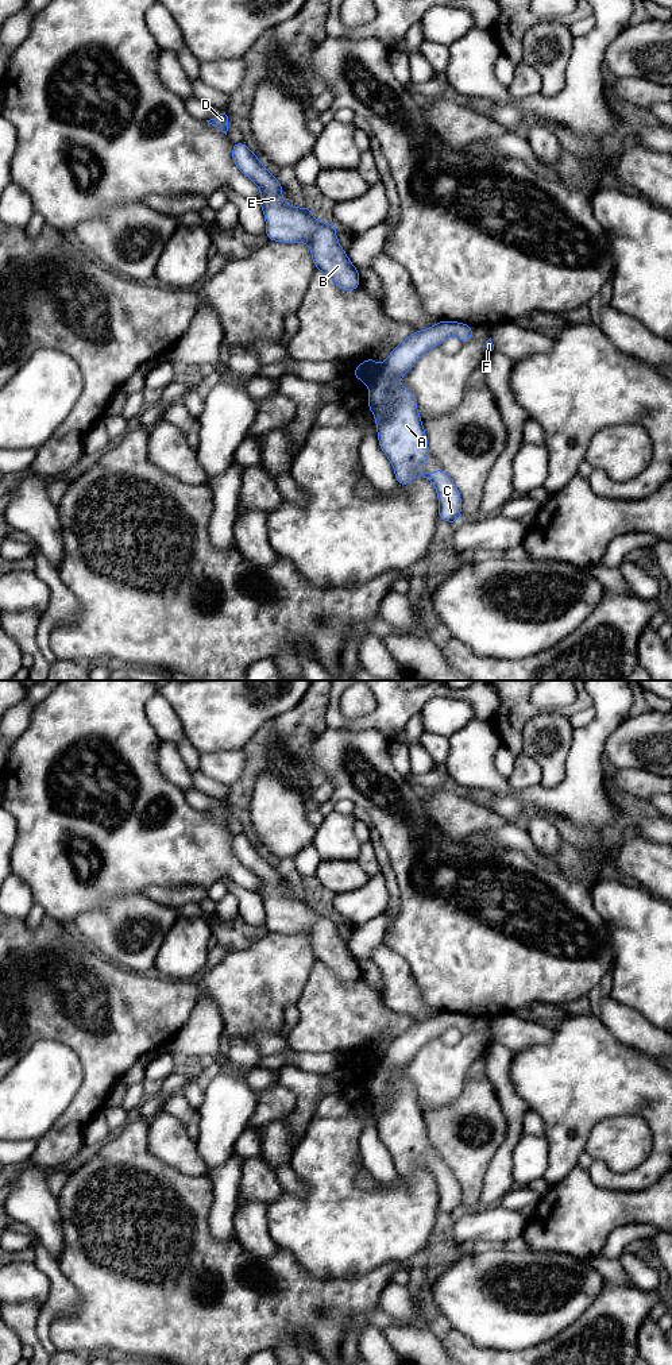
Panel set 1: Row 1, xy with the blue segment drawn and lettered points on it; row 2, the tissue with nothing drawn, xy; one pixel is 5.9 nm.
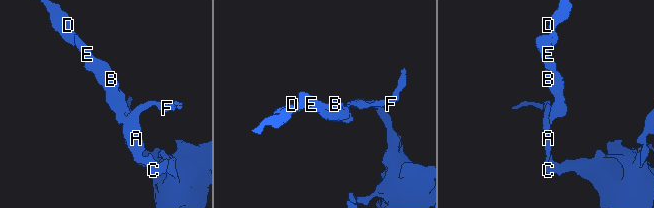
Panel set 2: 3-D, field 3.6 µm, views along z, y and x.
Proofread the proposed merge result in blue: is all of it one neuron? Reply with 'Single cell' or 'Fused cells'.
Fused cells

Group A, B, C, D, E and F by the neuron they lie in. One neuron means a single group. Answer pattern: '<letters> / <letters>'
A C F / B D E

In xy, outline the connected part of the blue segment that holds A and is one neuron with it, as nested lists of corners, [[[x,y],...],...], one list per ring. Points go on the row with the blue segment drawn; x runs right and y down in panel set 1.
[[[441,320],[428,329],[414,331],[402,343],[395,346],[387,359],[379,366],[378,374],[368,386],[367,409],[375,414],[379,447],[394,467],[397,483],[406,486],[420,475],[428,478],[435,485],[439,496],[439,518],[452,524],[460,520],[460,491],[451,477],[441,467],[439,467],[436,473],[424,473],[421,470],[424,462],[430,458],[426,433],[424,431],[422,420],[417,410],[413,393],[403,386],[398,386],[397,383],[416,365],[424,352],[440,346],[451,335],[457,336],[463,344],[468,343],[472,339],[472,331],[474,327],[468,324],[448,320]]]

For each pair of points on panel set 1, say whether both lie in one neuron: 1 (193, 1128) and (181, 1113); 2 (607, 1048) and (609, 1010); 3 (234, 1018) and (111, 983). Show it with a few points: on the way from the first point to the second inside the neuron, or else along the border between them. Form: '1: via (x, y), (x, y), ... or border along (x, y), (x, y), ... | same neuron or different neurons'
1: via (192, 1123), (185, 1117) | same neuron
2: border along (599, 1017), (622, 1042), (633, 1048) | different neurons
3: via (209, 990), (143, 991) | same neuron

